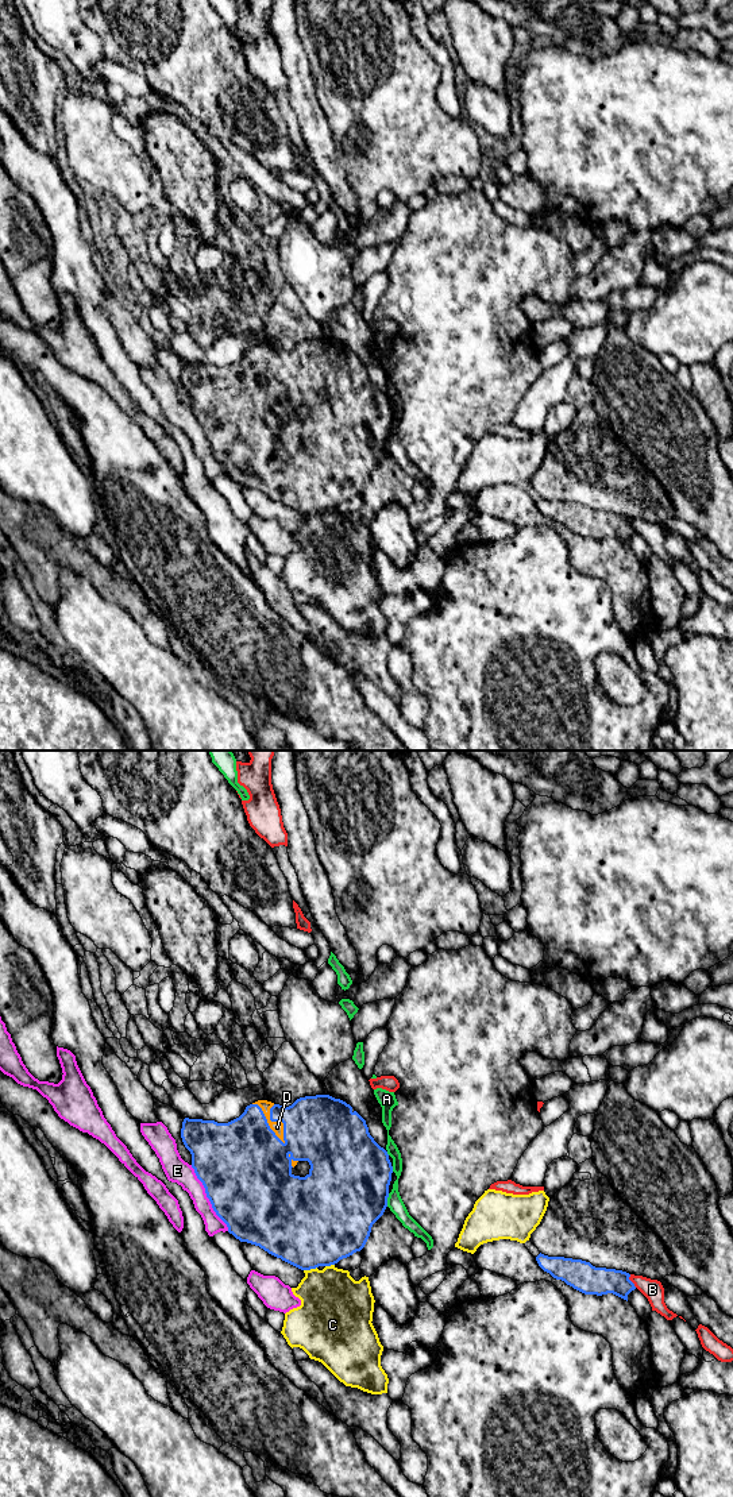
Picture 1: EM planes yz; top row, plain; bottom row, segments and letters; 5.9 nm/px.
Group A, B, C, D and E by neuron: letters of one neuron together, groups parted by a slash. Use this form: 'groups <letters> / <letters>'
groups A / B E / C / D

